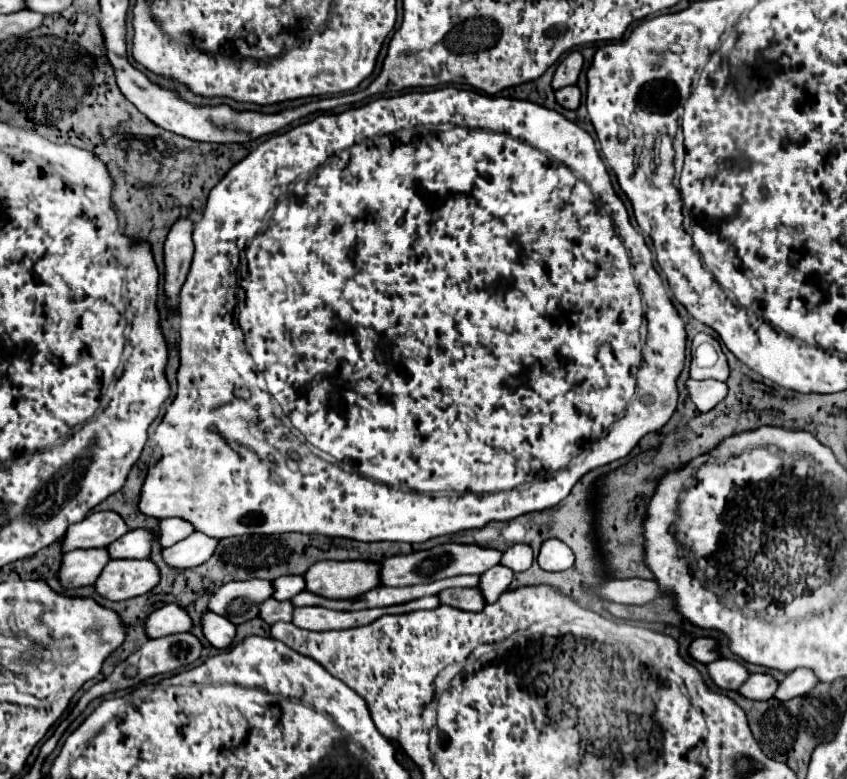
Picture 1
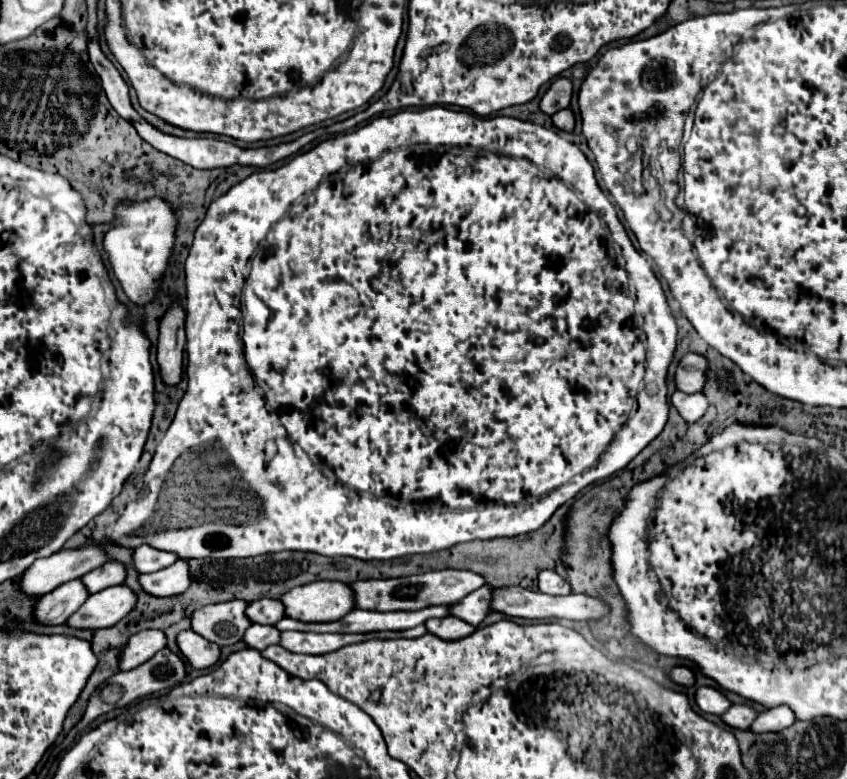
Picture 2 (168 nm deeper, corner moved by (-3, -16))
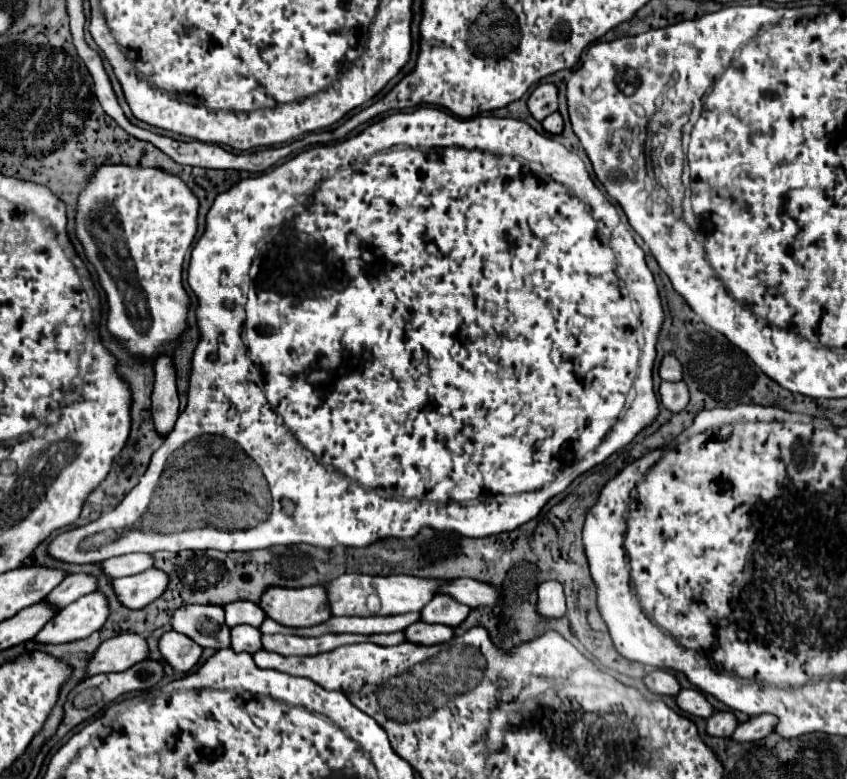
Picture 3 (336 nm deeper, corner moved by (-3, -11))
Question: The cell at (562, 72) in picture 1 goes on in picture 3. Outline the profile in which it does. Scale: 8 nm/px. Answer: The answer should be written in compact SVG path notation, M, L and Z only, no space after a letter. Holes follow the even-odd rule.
M554 83L538 85L528 99L528 109L538 121L544 121L544 117L558 111L558 87Z

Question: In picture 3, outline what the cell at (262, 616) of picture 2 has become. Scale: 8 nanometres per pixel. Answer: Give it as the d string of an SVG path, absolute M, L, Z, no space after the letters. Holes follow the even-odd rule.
M238 601L238 603L228 603L224 607L226 611L226 623L230 623L230 627L236 625L252 625L252 627L260 627L262 621L266 619L266 613L262 611L262 607L258 603L250 603L250 601Z

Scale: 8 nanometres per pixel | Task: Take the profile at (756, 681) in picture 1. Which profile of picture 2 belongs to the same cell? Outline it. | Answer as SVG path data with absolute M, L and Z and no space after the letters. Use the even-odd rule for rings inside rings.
M734 704L734 706L728 708L728 712L722 714L722 722L724 722L726 726L730 726L730 728L748 730L756 716L758 716L758 714L756 714L750 706L746 706L746 704Z

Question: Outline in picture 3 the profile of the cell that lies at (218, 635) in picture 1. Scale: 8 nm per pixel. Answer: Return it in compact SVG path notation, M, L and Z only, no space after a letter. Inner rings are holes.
M168 631L160 639L160 653L164 661L170 663L176 671L188 673L190 669L194 669L202 651L204 649L198 643L178 631Z

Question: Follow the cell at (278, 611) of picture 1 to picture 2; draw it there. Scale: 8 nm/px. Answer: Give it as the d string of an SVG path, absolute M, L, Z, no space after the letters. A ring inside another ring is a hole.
M252 624L248 630L246 630L246 636L242 638L246 646L262 652L264 648L272 646L272 644L278 644L280 640L280 632L274 628L274 626L262 626L262 624Z

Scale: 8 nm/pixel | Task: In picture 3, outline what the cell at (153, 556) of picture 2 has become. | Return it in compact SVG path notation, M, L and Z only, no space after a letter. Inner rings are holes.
M126 553L126 555L118 555L112 559L106 559L102 563L104 573L118 579L118 577L126 577L126 575L136 575L142 573L146 569L154 567L154 557L148 553Z

